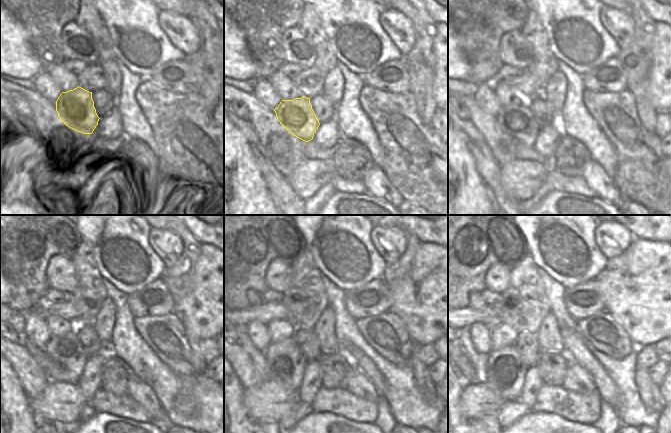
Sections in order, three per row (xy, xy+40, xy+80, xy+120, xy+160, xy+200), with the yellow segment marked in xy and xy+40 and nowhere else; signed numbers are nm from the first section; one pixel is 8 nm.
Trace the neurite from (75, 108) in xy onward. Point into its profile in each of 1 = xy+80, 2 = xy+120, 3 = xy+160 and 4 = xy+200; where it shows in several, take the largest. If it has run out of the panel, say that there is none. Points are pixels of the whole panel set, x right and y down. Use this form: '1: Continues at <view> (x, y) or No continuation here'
1: Continues at xy+80 (516, 120)
2: Continues at xy+120 (65, 350)
3: Continues at xy+160 (285, 361)
4: Continues at xy+200 (505, 370)

